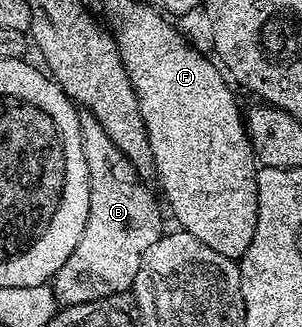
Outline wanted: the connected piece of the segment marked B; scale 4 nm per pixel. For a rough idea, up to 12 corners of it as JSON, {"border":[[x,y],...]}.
{"border":[[80,114],[89,217],[56,300],[125,287],[165,233],[97,117]]}

